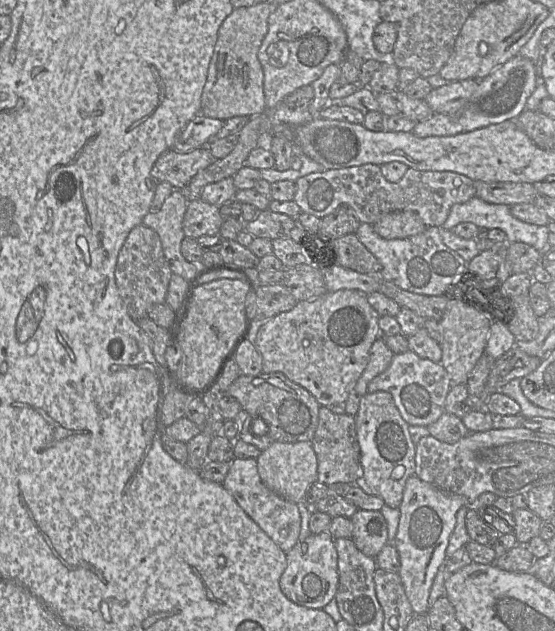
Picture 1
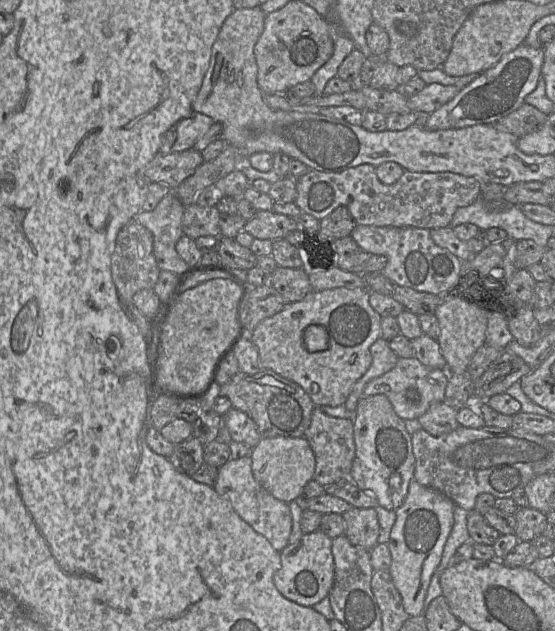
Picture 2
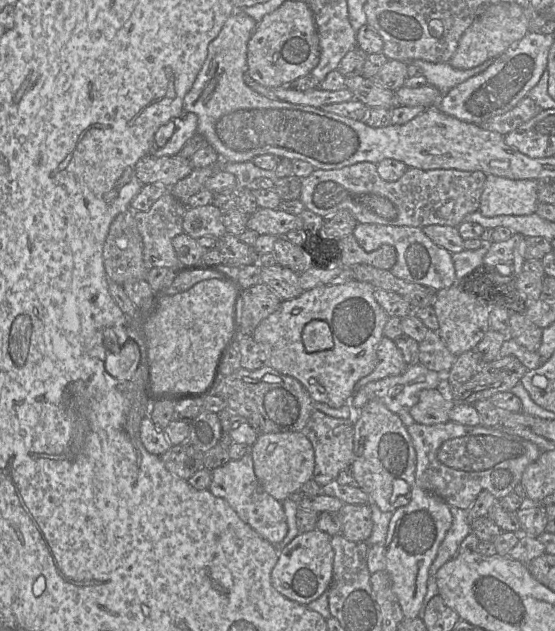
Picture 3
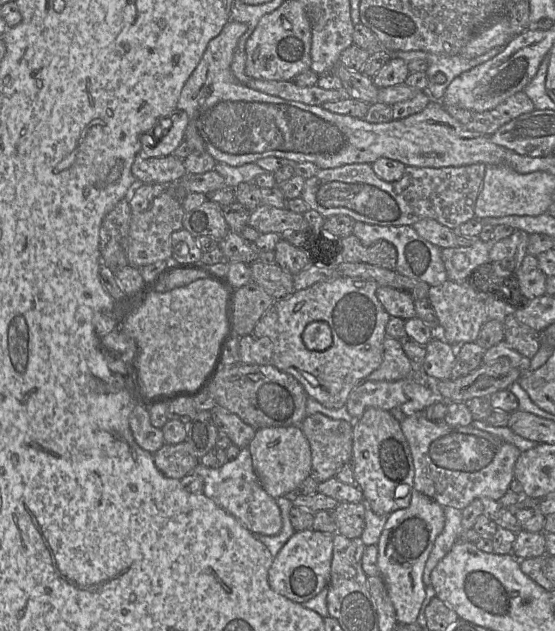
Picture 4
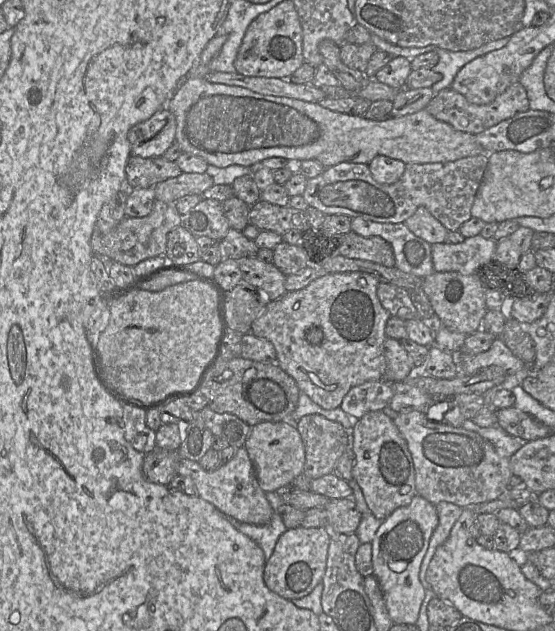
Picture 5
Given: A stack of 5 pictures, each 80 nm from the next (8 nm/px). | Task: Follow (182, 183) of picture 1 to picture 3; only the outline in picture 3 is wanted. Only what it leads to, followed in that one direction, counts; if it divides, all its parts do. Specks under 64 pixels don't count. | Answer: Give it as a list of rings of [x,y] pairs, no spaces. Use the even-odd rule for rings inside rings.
[[[147,155],[136,163],[137,178],[144,184],[160,184],[172,187],[193,171],[188,158],[180,155],[154,157]]]

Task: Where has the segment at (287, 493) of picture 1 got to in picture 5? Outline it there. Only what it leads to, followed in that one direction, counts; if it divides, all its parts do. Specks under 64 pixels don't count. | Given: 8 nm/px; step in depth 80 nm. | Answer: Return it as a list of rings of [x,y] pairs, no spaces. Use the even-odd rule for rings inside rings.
[[[261,422],[251,427],[244,447],[255,468],[258,484],[265,493],[285,491],[303,473],[305,448],[293,422]]]

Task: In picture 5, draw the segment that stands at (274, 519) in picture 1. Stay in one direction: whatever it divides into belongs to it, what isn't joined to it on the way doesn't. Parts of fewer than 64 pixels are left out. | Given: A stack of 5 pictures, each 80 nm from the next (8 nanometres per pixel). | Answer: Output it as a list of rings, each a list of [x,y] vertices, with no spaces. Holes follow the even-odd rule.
[[[245,447],[238,448],[234,457],[215,471],[204,470],[199,462],[180,459],[178,475],[189,477],[194,482],[197,495],[214,505],[228,519],[261,526],[270,522],[274,510],[260,488],[255,475],[255,468]]]

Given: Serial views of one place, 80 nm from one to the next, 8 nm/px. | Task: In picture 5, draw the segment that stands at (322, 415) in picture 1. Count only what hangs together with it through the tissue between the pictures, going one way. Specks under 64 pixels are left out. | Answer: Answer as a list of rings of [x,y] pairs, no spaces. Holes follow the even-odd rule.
[[[319,414],[306,415],[295,423],[305,448],[303,473],[310,479],[332,474],[348,448],[352,433],[340,423]]]

